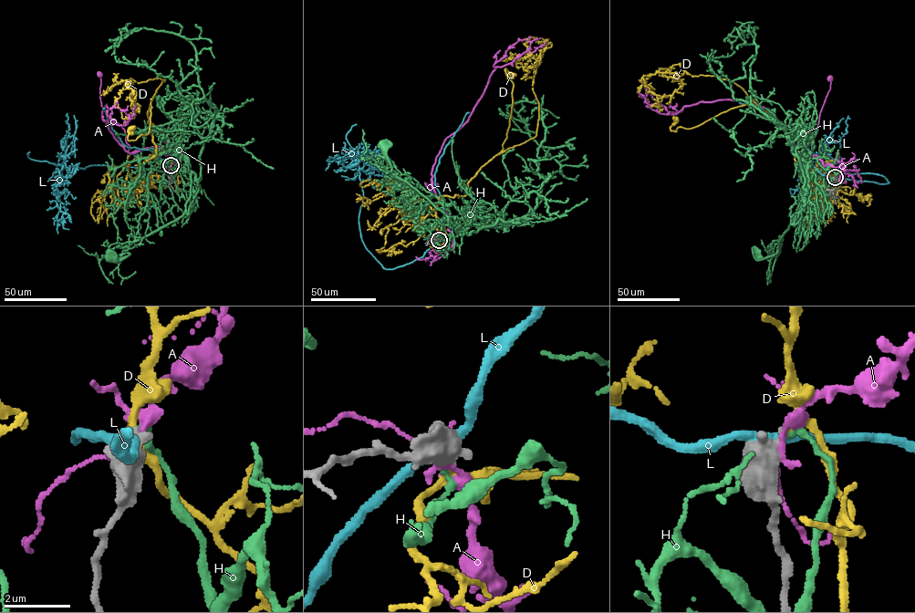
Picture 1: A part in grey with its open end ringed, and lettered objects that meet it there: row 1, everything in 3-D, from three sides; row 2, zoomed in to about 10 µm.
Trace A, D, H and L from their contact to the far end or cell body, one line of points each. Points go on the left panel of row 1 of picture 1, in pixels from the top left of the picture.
A: (170, 166), (180, 153), (169, 154), (157, 147), (127, 151), (129, 148), (124, 129), (102, 107), (99, 75)
D: (171, 165), (168, 148), (146, 160), (157, 153), (148, 122), (150, 98), (149, 133), (129, 140), (130, 129)
H: (170, 165), (174, 176), (155, 161), (178, 150), (187, 161), (183, 213), (136, 241), (129, 255), (109, 257)
L: (170, 165), (149, 169), (65, 167), (59, 179), (65, 150), (60, 144), (67, 140), (68, 129), (67, 113)

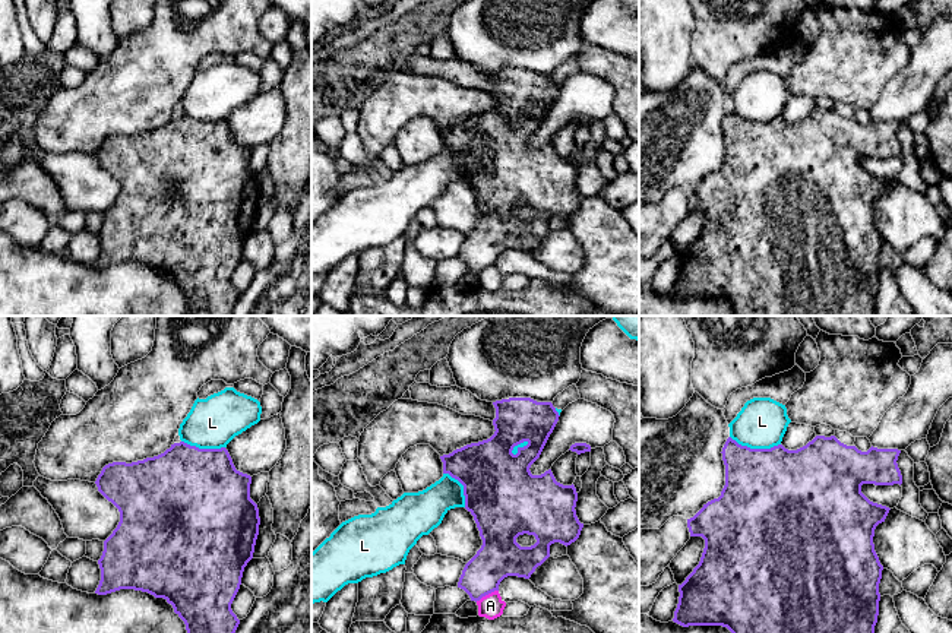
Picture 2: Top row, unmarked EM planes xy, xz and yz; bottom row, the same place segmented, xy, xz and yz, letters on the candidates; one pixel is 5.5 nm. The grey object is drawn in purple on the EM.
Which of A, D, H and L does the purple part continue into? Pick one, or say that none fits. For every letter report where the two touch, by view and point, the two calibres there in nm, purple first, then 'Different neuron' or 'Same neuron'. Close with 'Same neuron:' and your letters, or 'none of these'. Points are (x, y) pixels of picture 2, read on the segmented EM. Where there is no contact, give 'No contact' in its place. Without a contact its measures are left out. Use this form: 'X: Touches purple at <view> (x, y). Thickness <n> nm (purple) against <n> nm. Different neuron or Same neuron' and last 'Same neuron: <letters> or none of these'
A: Touches purple at xz (486, 594). Thickness 240 nm (purple) against 130 nm. Different neuron
D: No contact. Same neuron
H: No contact. Different neuron
L: Touches purple at yz (755, 449). Thickness 480 nm (purple) against 280 nm. Different neuron
Same neuron: D

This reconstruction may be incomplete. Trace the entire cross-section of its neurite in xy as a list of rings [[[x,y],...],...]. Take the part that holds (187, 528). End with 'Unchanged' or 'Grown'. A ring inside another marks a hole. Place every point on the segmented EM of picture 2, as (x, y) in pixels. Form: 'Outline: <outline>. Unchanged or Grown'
Outline: [[[174,443],[154,458],[105,465],[95,484],[120,512],[120,522],[104,541],[98,560],[101,580],[95,594],[107,595],[120,589],[148,592],[173,605],[187,633],[235,633],[240,620],[231,604],[240,589],[244,567],[253,558],[260,518],[257,504],[250,499],[252,477],[235,469],[228,450]]]. Unchanged

